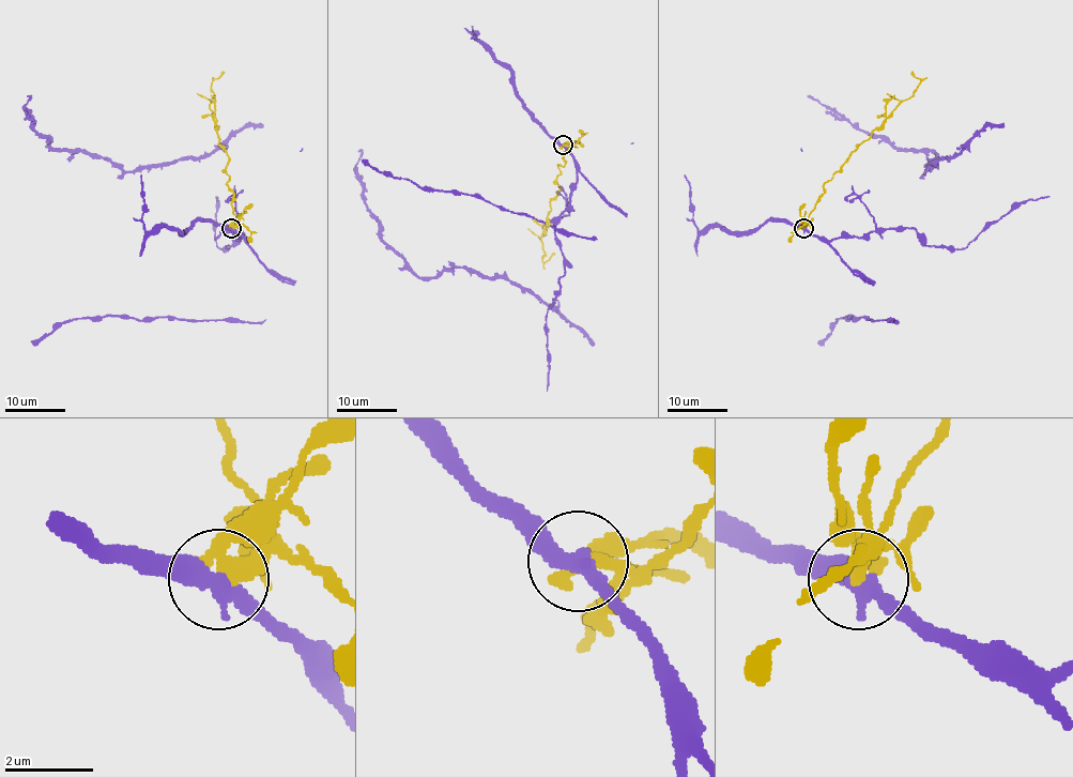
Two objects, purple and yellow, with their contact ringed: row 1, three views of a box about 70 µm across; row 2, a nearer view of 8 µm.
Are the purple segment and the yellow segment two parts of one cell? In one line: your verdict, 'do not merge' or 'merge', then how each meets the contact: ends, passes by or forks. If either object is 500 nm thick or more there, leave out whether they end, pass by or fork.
do not merge | purple passes by | yellow ends

